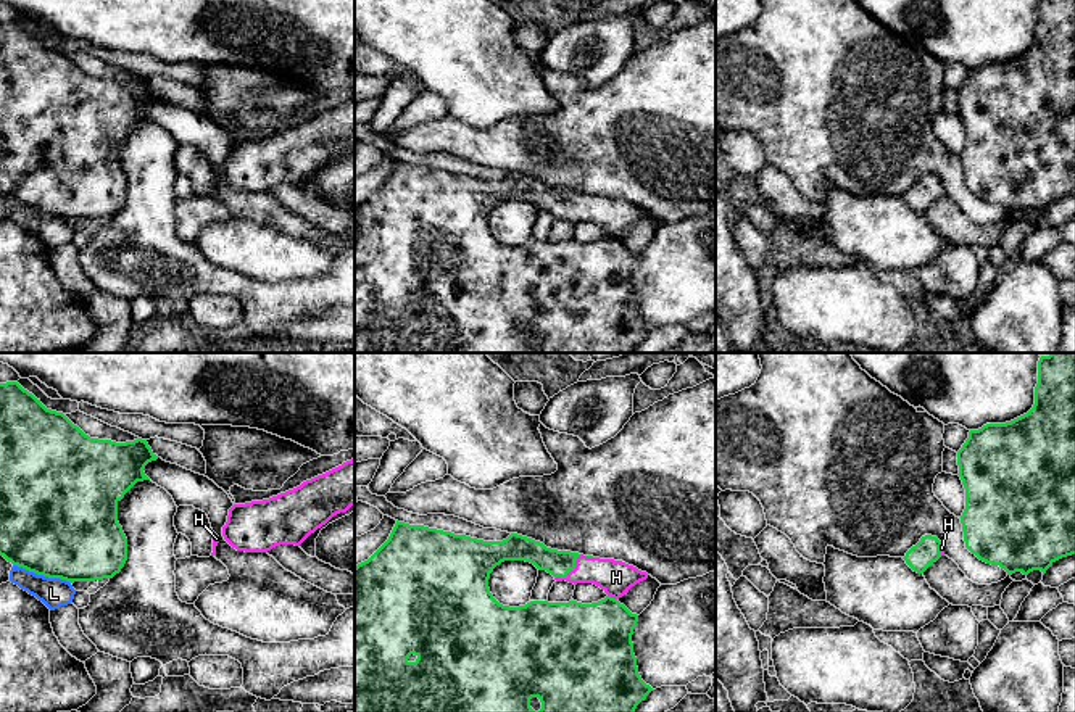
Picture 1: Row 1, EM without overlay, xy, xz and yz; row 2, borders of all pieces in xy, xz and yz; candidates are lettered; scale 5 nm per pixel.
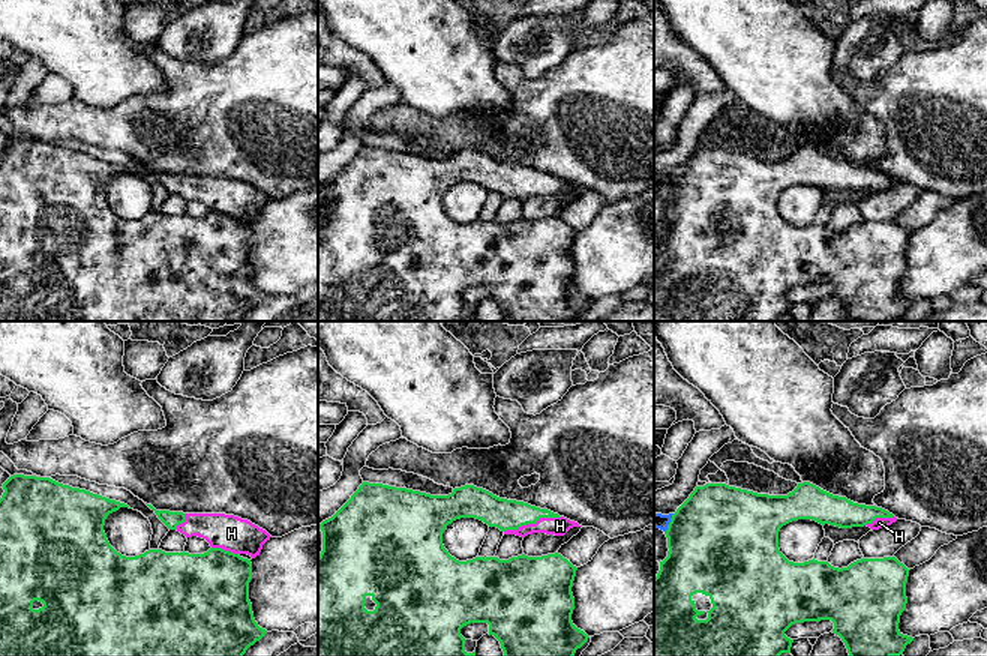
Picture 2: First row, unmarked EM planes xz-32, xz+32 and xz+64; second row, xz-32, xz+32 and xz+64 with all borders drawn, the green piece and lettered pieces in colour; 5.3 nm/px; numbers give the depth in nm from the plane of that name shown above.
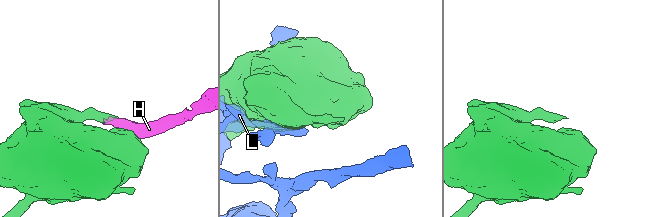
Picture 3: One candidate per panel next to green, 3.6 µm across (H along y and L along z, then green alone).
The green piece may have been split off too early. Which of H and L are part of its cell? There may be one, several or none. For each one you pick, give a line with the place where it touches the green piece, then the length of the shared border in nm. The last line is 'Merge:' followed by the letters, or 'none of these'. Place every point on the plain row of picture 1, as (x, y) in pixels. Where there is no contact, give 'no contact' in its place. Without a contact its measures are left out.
H: xz (571, 208) | 180 nm
Merge: H

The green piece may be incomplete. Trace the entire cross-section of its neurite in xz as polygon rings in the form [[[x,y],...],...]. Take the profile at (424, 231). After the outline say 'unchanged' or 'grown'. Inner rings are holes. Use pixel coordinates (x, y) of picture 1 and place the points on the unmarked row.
[[[396,159],[388,179],[367,200],[355,206],[355,353],[633,353],[637,345],[646,338],[653,327],[641,319],[633,293],[632,274],[638,255],[632,253],[617,238],[646,217],[646,211],[622,200],[551,188],[540,180],[517,172],[511,172],[503,180],[484,180]],[[504,200],[530,201],[538,209],[551,213],[556,221],[566,219],[574,224],[593,222],[608,235],[591,243],[577,240],[530,240],[519,246],[503,245],[490,232],[488,217],[493,208]]]; grown

